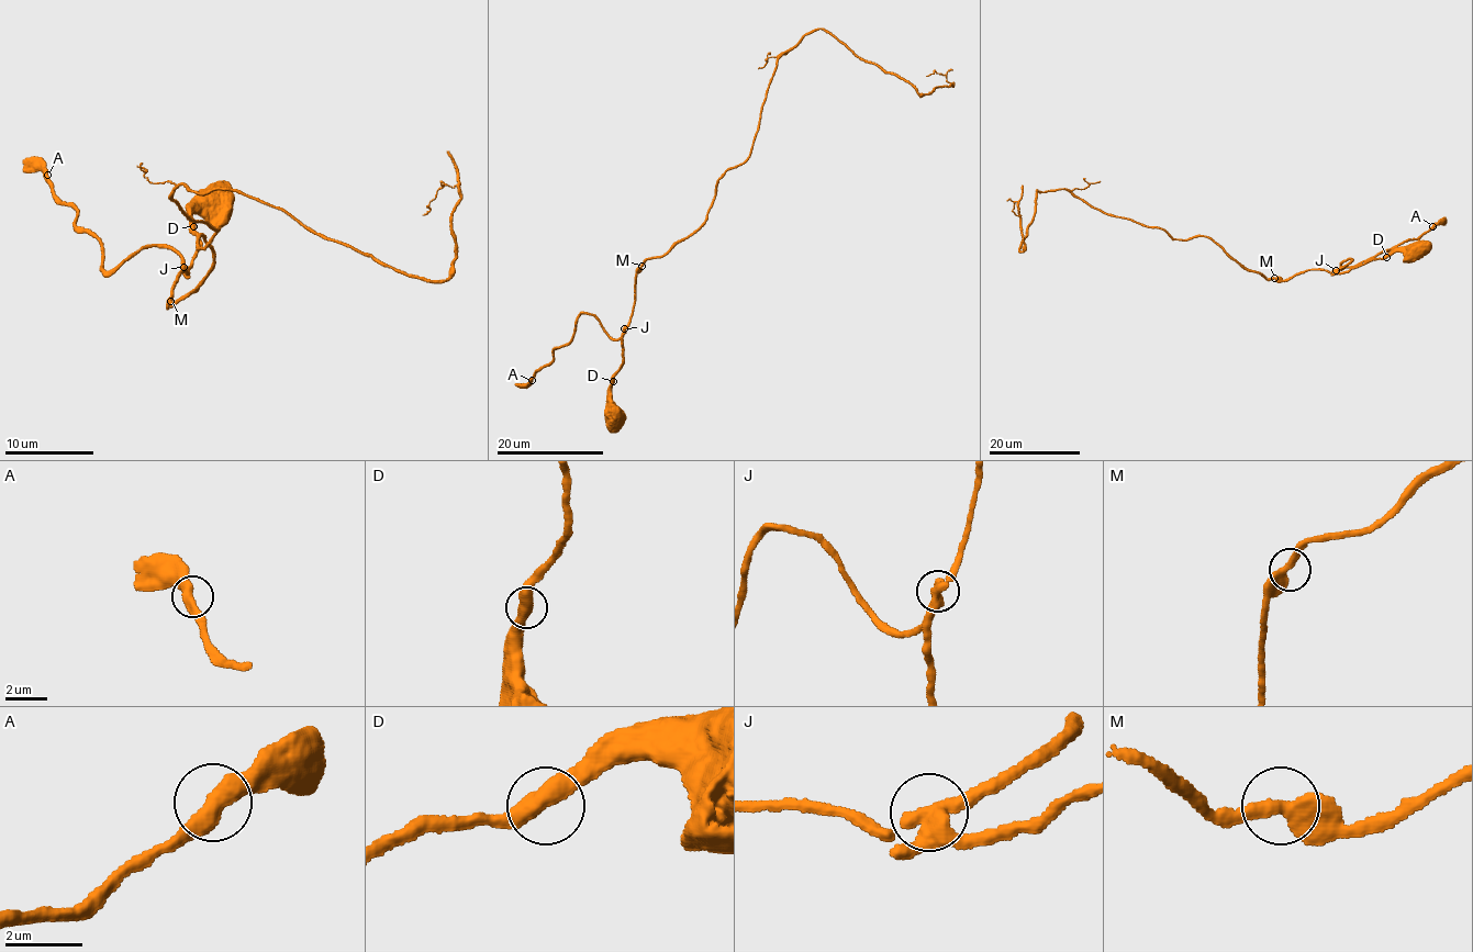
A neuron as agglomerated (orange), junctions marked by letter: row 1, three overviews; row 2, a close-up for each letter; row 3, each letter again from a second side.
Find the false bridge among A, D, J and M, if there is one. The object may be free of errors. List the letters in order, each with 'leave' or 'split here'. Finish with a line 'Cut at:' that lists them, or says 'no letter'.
A: leave
D: leave
J: split here
M: leave
Cut at: J

